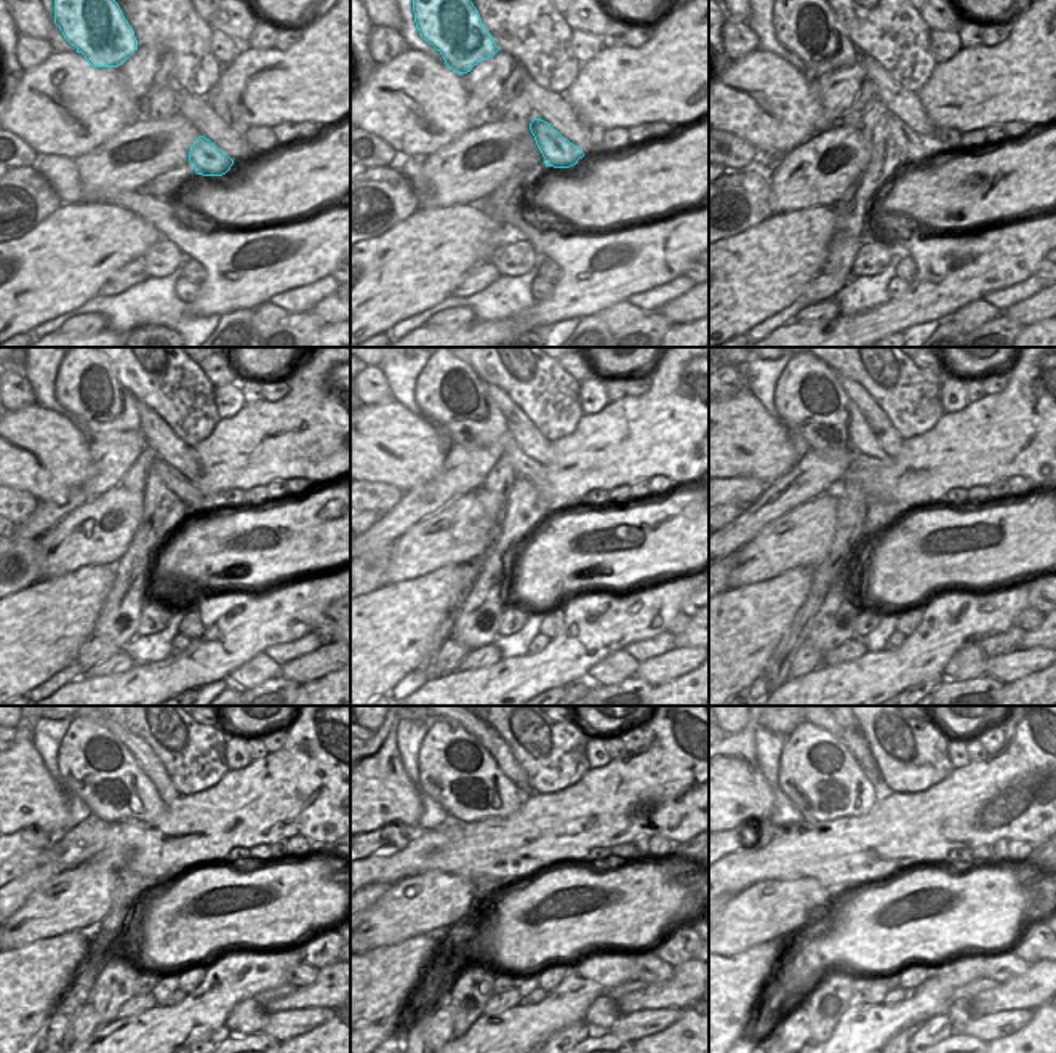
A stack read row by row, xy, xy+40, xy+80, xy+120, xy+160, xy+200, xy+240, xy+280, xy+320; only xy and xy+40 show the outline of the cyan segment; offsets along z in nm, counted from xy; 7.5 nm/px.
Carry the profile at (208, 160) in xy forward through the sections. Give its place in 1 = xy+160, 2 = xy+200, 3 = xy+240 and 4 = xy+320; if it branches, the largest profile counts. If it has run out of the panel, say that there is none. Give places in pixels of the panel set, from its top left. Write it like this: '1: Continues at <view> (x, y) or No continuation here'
1: Continues at xy+160 (448, 392)
2: Continues at xy+200 (810, 402)
3: Continues at xy+240 (100, 770)
4: Continues at xy+320 (818, 773).

